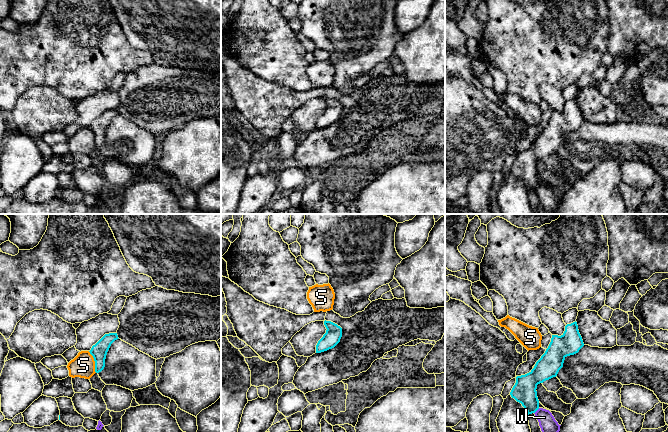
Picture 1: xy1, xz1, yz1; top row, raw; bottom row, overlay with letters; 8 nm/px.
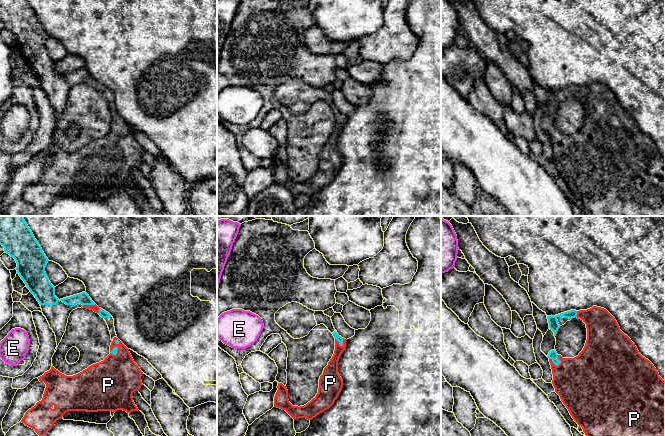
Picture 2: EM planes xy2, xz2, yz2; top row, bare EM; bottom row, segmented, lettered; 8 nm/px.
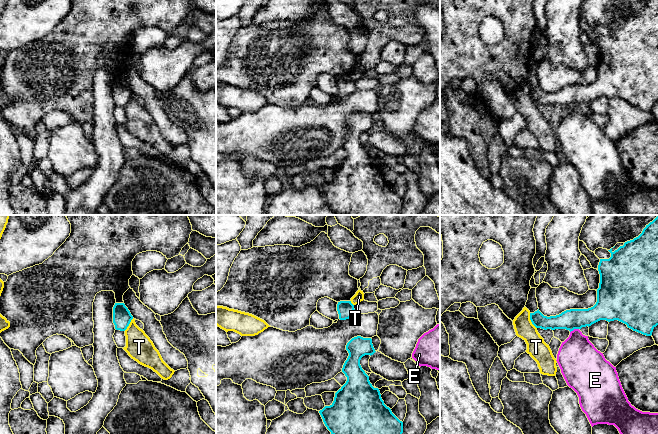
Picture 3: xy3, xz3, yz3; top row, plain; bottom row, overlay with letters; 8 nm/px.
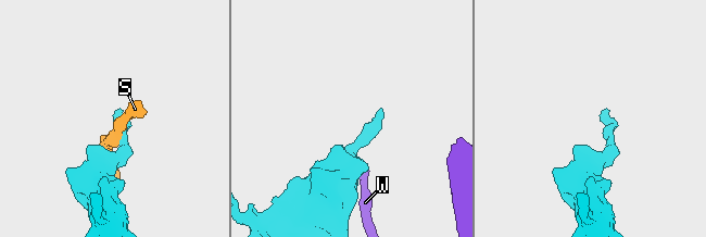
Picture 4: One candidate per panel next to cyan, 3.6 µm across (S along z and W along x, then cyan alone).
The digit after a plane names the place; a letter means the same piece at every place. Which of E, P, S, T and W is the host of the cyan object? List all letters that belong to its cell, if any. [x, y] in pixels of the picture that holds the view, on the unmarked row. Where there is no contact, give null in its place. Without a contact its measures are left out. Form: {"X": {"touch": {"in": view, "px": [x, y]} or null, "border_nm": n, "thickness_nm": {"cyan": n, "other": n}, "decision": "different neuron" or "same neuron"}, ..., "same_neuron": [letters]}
{"E": {"touch": {"in": "yz3", "px": [574, 104]}, "border_nm": 80, "thickness_nm": {"cyan": 160, "other": 320}, "decision": "different neuron"}, "P": {"touch": {"in": "yz2", "px": [555, 140]}, "border_nm": 110, "thickness_nm": {"cyan": 70, "other": 400}, "decision": "same neuron"}, "S": {"touch": {"in": "xy1", "px": [95, 138]}, "border_nm": 190, "thickness_nm": {"cyan": 130, "other": 190}, "decision": "different neuron"}, "T": {"touch": {"in": "yz3", "px": [531, 97]}, "border_nm": 140, "thickness_nm": {"cyan": 130, "other": 160}, "decision": "different neuron"}, "W": {"touch": {"in": "yz1", "px": [536, 186]}, "border_nm": 60, "thickness_nm": {"cyan": 190, "other": 150}, "decision": "different neuron"}, "same_neuron": ["P"]}

